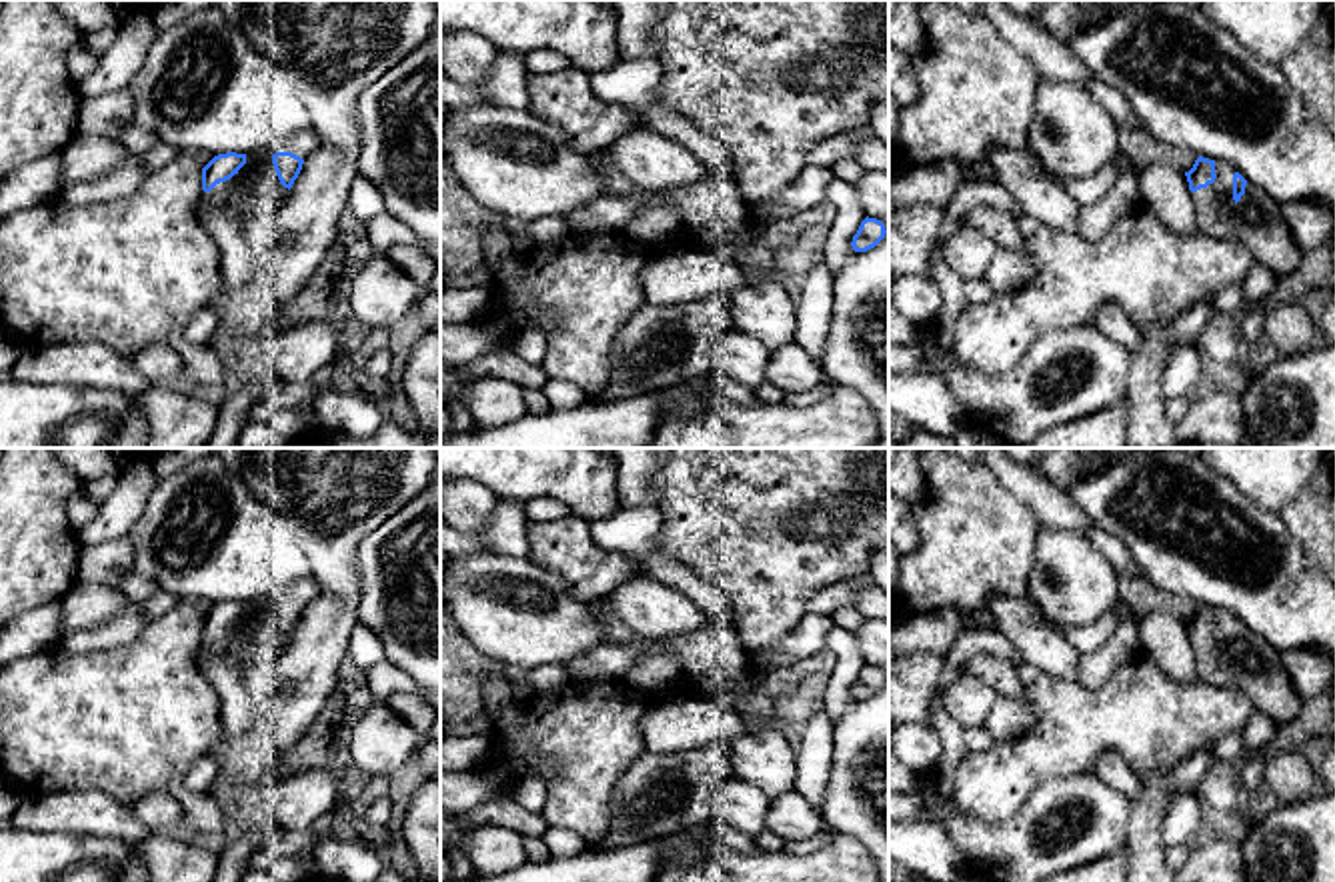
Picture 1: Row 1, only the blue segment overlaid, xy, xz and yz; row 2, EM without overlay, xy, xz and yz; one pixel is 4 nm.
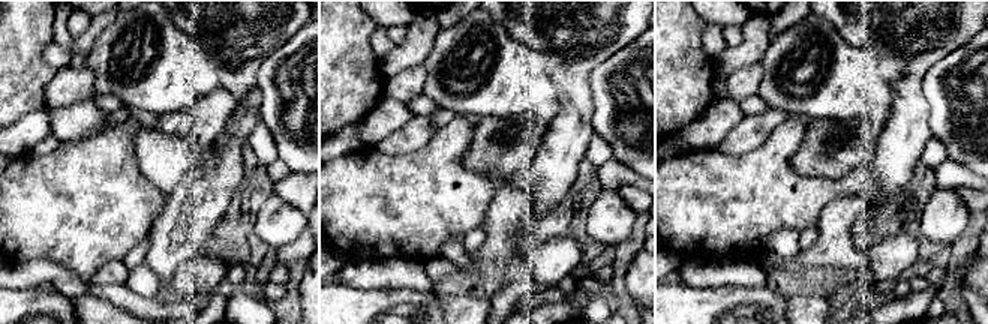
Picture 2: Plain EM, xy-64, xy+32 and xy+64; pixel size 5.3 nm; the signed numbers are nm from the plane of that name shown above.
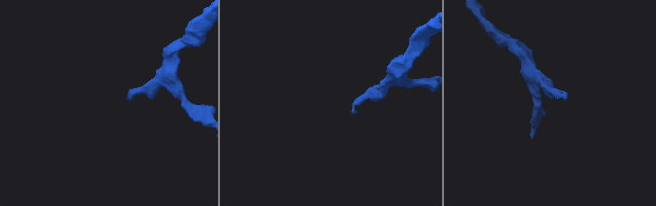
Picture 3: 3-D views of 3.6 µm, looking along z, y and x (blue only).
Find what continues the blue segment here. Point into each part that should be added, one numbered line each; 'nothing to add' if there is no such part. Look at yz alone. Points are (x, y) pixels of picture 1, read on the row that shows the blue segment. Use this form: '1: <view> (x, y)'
1: yz (1255, 220)

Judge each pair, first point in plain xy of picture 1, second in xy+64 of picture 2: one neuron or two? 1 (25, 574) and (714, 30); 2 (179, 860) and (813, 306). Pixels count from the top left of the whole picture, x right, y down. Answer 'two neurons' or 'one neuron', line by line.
1: two neurons
2: one neuron

